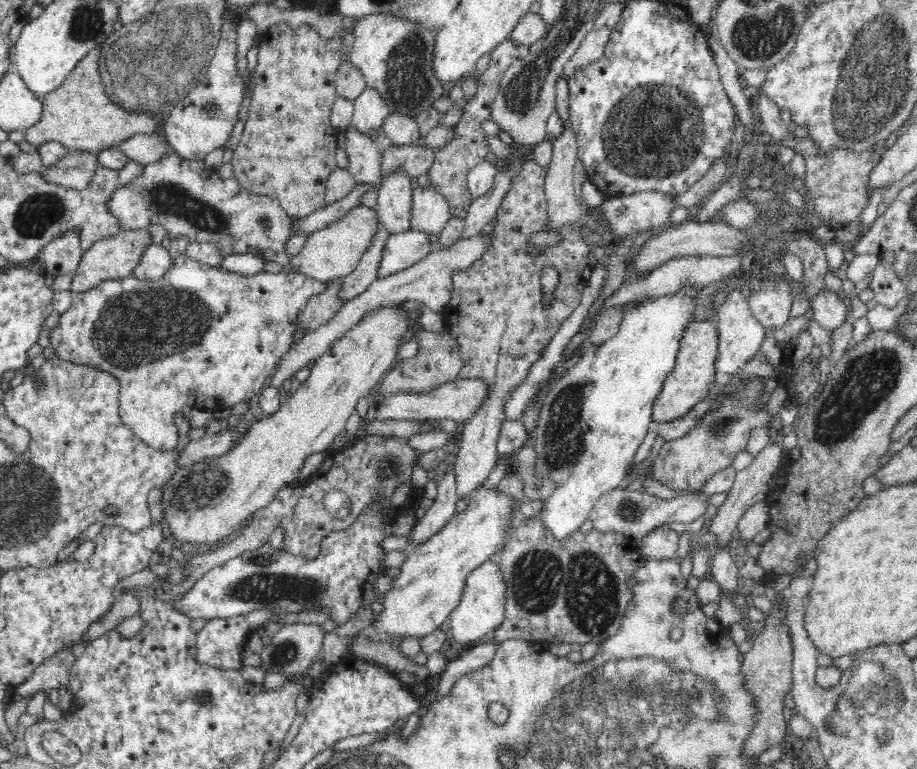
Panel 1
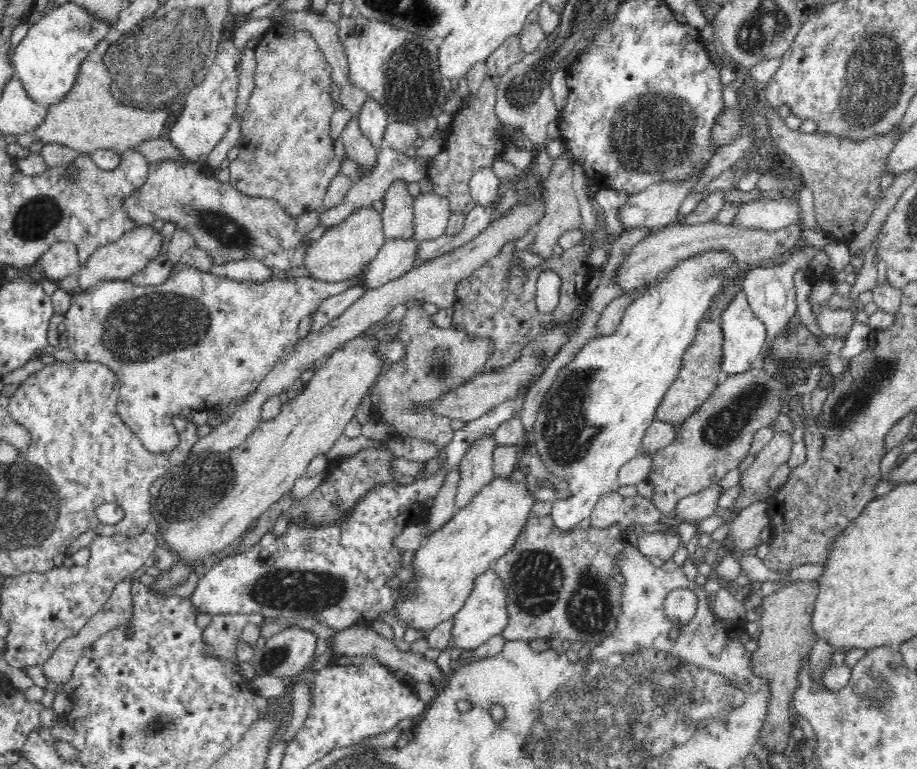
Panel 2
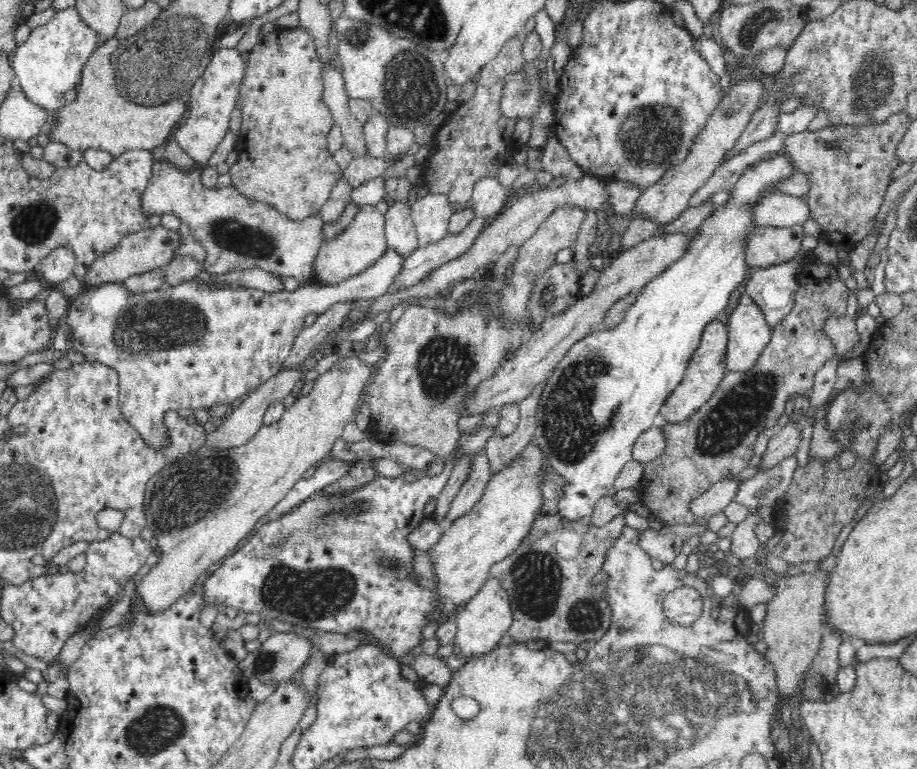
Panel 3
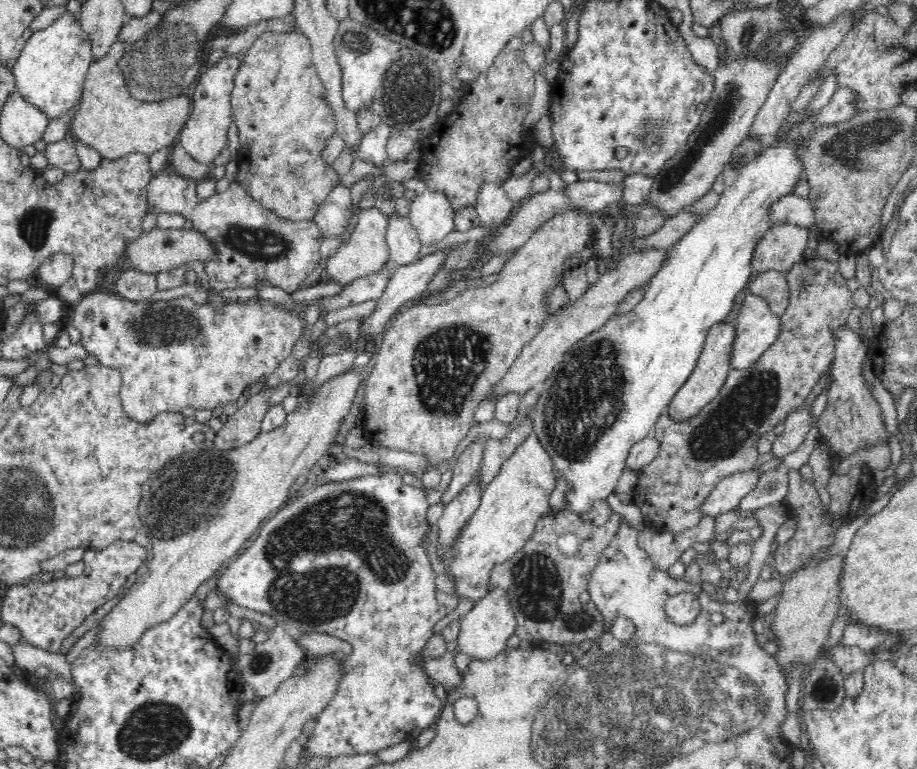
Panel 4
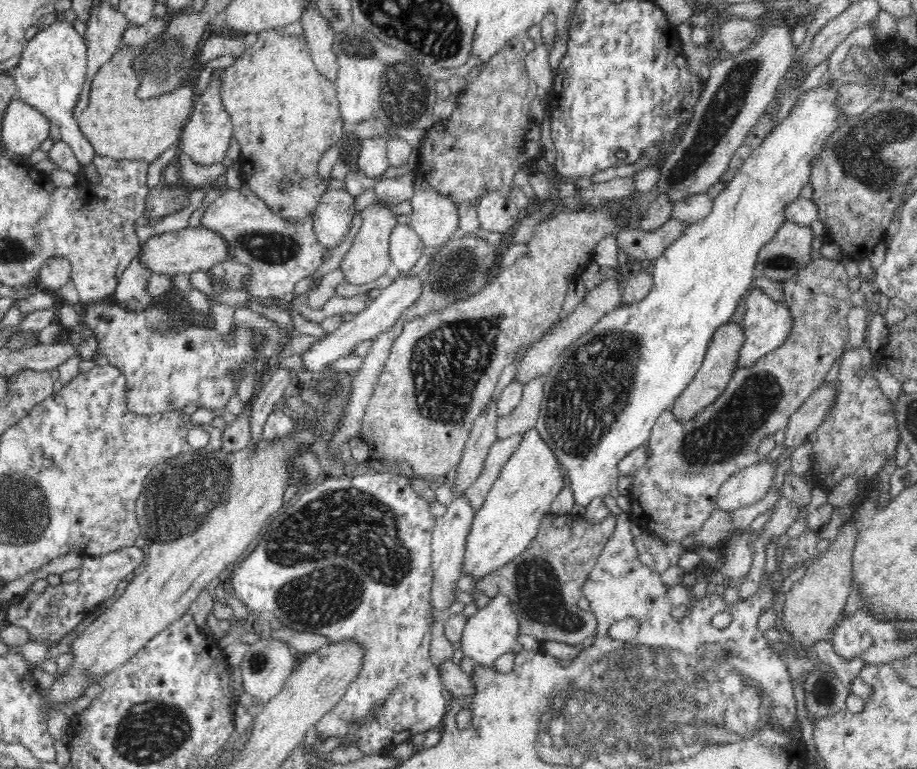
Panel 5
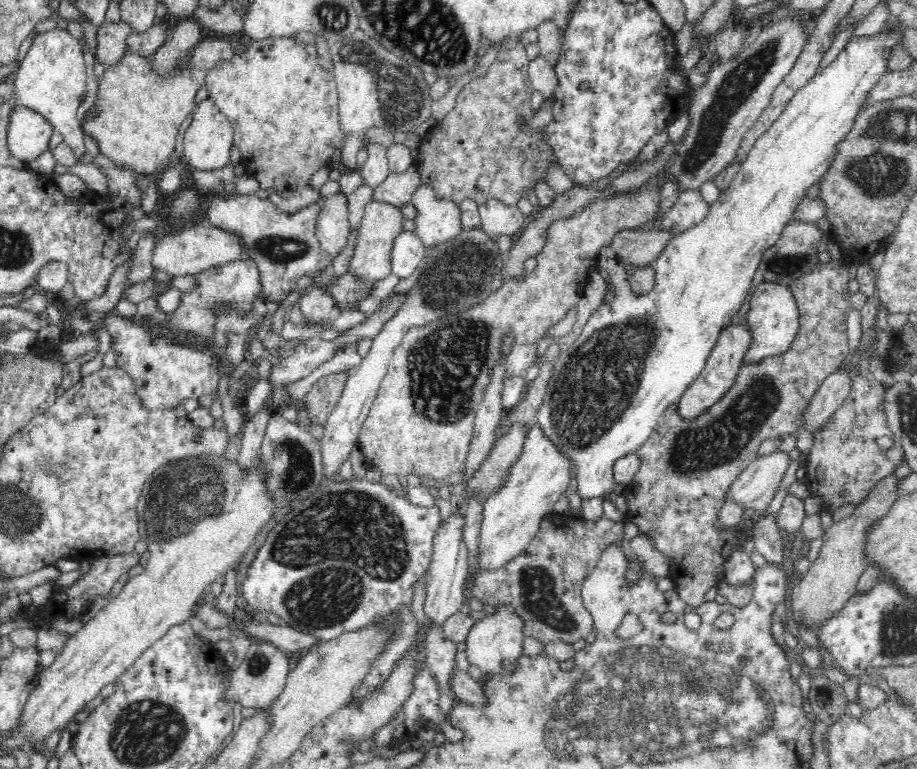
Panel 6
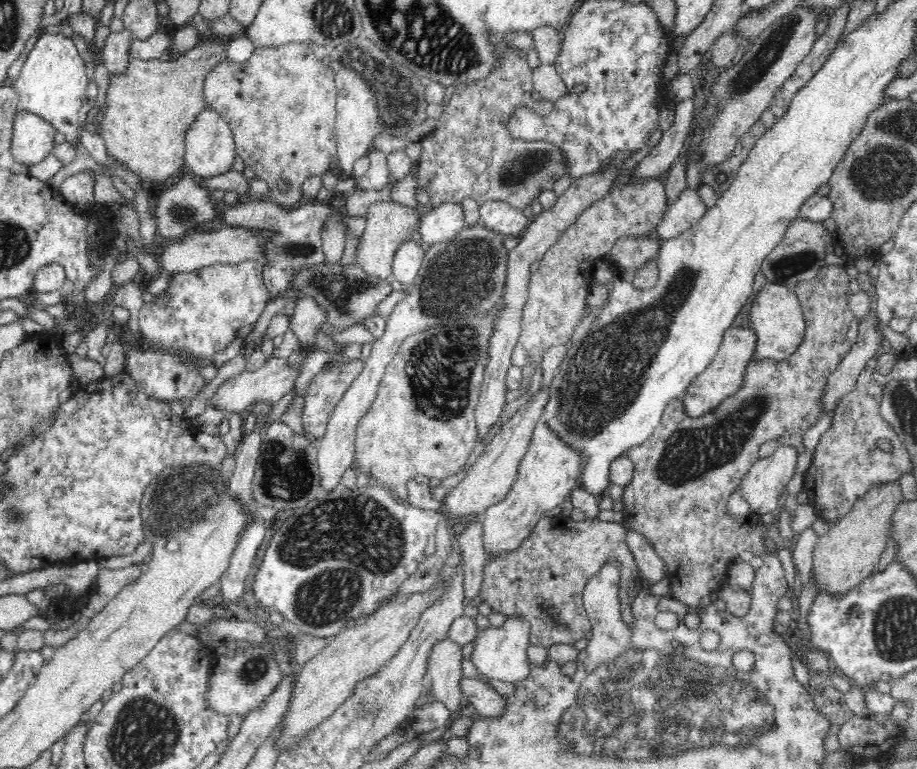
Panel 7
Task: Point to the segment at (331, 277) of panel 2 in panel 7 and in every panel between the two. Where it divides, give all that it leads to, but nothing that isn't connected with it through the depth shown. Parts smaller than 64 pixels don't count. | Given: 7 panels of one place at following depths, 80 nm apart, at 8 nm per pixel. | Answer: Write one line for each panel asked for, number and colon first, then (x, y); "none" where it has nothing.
3: (364, 242)
4: (366, 252)
5: (367, 259)
6: (382, 222)
7: (388, 224)

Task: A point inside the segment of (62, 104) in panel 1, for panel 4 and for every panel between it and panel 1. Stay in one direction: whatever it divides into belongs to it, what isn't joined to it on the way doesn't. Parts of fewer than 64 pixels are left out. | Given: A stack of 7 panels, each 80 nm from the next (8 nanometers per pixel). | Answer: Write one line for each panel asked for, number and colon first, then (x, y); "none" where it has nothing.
2: (87, 119)
3: (98, 118)
4: (109, 119)

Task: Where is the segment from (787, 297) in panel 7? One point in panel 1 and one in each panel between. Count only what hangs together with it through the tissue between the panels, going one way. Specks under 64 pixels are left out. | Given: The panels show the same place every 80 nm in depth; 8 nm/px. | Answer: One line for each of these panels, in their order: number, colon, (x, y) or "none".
1: (741, 334)
2: (744, 335)
3: (749, 332)
4: (757, 328)
5: (767, 323)
6: (773, 317)

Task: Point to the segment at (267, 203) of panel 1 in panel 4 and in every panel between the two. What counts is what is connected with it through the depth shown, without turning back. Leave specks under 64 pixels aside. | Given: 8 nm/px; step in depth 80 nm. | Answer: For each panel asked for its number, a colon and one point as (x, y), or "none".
2: (230, 226)
3: (237, 232)
4: (256, 247)

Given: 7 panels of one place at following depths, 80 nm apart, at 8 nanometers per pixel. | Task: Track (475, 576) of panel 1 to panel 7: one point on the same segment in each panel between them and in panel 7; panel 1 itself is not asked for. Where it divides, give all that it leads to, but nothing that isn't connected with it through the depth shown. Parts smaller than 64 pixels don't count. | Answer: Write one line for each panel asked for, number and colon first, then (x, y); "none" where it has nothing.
2: (484, 615)
3: (487, 617)
4: (484, 631)
5: (493, 632)
6: (492, 642)
7: (500, 654)

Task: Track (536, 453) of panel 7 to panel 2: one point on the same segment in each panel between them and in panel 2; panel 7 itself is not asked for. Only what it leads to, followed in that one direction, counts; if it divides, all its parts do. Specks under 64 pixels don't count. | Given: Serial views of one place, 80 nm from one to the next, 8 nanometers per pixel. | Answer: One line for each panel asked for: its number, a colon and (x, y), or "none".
2: (475, 538)
3: (494, 528)
4: (510, 508)
5: (528, 484)
6: (541, 474)

